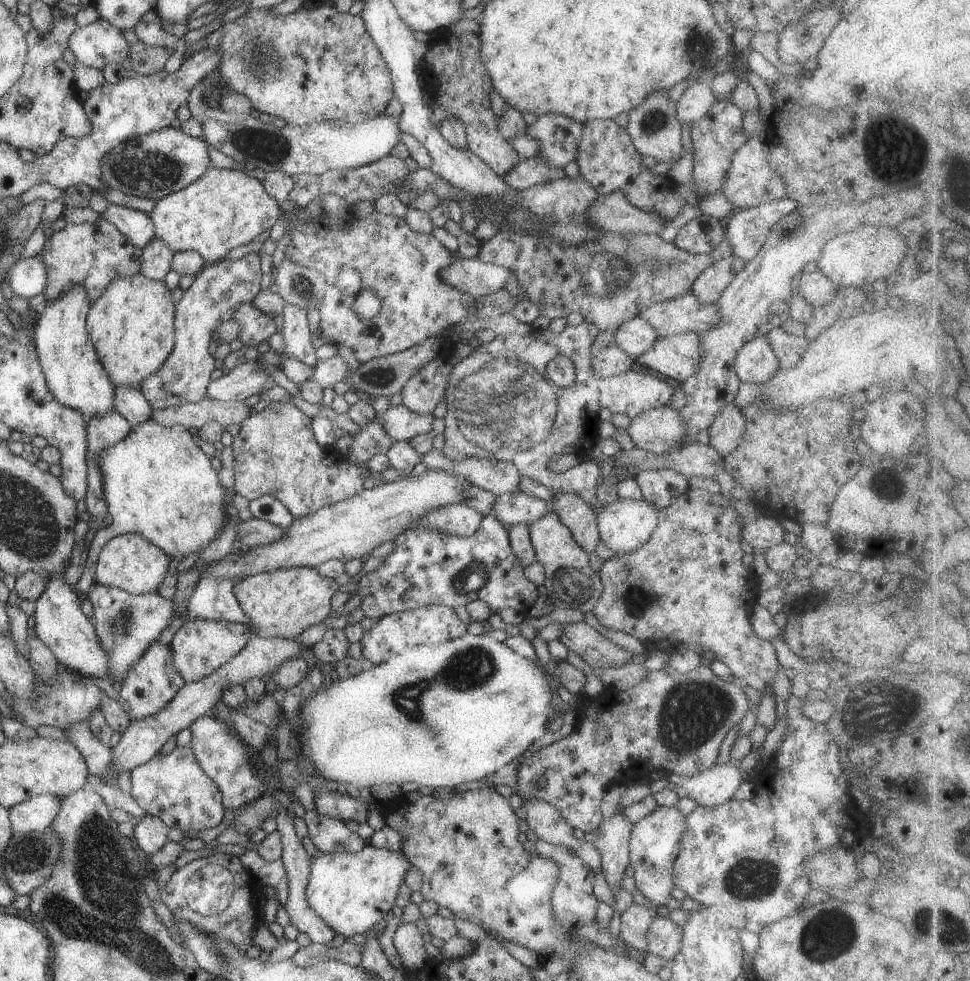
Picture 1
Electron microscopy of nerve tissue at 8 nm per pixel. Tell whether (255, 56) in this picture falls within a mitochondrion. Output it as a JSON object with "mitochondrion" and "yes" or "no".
{"mitochondrion":"yes"}

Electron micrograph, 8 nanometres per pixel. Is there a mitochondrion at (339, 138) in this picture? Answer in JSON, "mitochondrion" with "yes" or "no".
{"mitochondrion":"no"}

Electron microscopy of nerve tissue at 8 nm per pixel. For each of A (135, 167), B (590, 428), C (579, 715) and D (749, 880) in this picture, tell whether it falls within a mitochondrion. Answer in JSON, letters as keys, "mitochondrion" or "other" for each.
{"A":"mitochondrion","B":"other","C":"other","D":"mitochondrion"}

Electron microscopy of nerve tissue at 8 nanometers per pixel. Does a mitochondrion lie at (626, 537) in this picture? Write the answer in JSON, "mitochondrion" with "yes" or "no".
{"mitochondrion":"no"}

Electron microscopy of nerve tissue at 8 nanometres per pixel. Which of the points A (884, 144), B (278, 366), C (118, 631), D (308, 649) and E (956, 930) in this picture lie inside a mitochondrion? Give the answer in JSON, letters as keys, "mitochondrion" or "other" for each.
{"A":"mitochondrion","B":"other","C":"mitochondrion","D":"other","E":"mitochondrion"}

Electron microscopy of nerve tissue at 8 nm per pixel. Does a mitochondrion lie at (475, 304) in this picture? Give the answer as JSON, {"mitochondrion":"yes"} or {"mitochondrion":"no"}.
{"mitochondrion":"no"}

